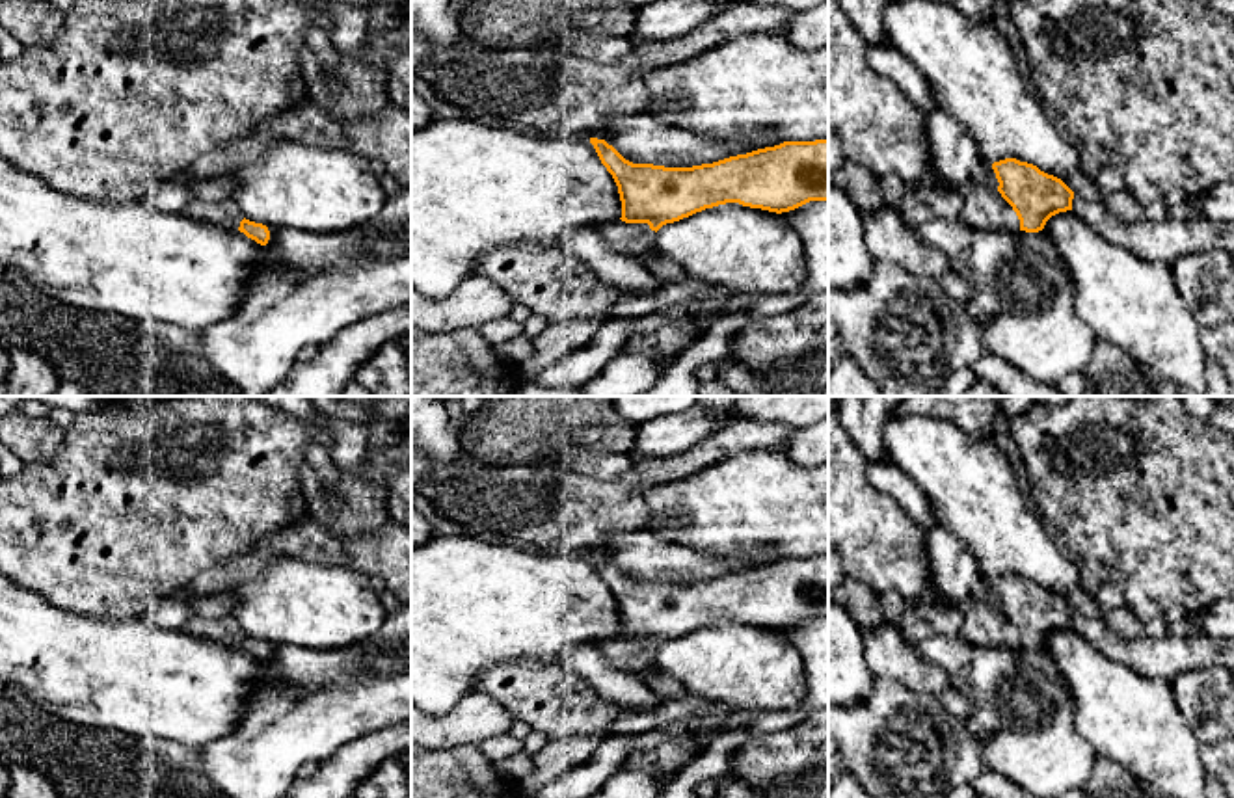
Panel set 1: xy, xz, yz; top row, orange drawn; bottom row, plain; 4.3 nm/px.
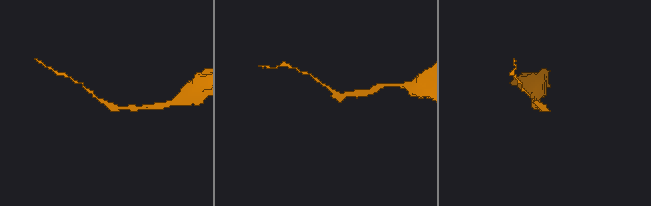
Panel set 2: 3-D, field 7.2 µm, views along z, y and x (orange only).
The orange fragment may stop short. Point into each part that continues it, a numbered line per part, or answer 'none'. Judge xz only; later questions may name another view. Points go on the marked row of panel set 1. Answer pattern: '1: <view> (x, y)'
1: xz (635, 240)

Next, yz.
1: yz (1167, 240)

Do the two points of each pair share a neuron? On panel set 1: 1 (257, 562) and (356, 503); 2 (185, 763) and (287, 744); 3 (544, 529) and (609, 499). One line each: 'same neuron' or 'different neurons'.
1: different neurons
2: different neurons
3: same neuron

